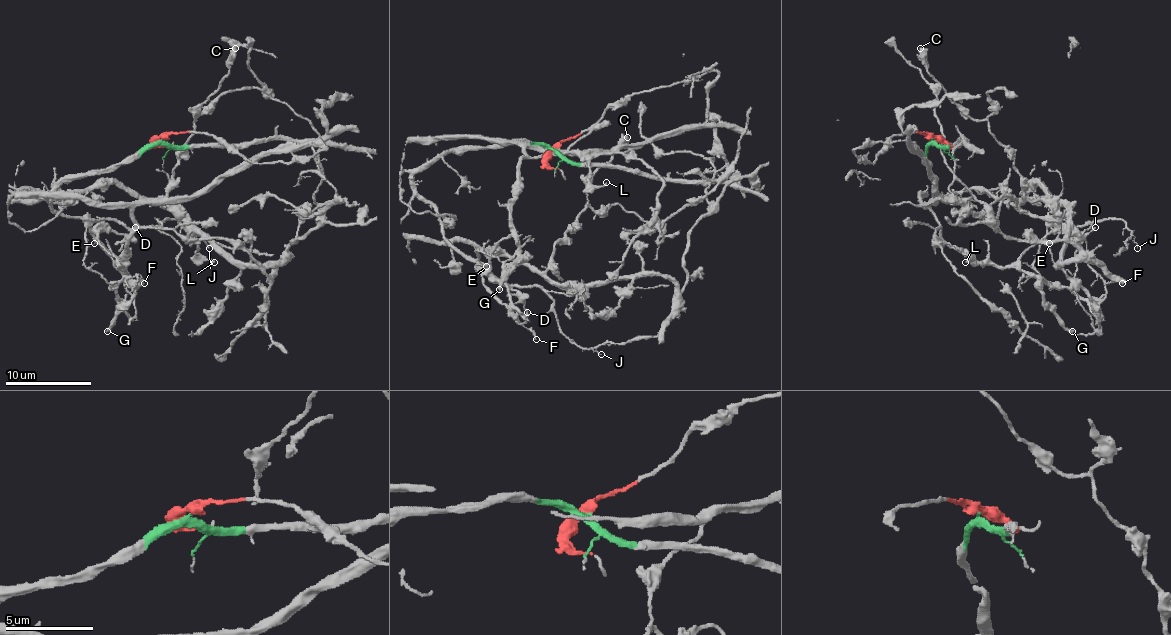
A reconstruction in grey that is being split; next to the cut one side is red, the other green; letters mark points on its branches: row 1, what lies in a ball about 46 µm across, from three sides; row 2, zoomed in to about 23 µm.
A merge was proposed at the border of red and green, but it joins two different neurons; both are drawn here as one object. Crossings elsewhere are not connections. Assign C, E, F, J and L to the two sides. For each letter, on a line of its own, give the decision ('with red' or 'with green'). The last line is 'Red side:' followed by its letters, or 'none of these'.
C: with green
E: with green
F: with green
J: with green
L: with red
Red side: L

